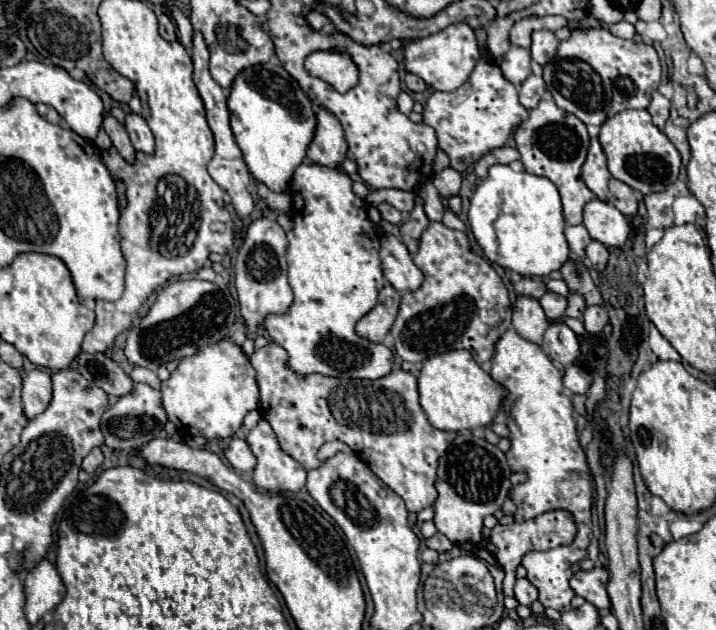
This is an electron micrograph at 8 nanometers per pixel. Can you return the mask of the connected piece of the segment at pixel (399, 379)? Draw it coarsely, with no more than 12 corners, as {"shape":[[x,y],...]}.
{"shape":[[250,356],[260,414],[306,470],[344,442],[410,512],[456,438],[418,378],[296,376]]}

